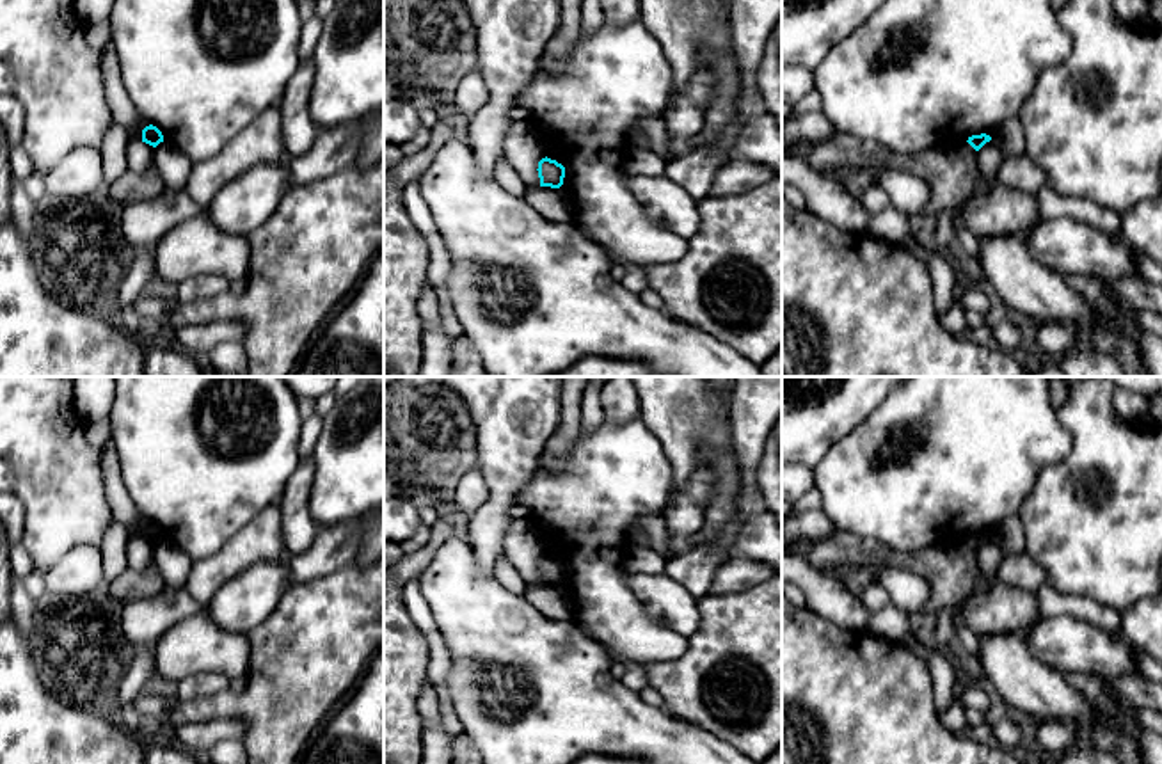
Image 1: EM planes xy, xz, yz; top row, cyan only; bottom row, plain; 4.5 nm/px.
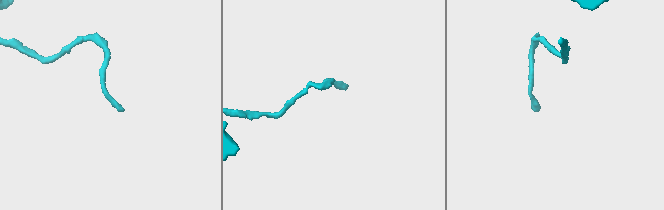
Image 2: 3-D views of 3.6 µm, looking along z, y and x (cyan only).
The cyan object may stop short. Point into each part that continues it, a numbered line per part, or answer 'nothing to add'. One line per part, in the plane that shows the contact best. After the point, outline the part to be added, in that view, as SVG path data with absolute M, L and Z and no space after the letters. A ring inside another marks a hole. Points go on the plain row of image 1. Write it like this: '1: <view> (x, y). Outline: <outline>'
nothing to add

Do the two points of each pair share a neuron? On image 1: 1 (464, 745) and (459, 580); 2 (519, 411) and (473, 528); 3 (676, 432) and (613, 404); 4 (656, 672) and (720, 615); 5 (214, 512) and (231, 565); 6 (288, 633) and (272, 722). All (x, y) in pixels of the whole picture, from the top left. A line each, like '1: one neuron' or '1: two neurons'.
1: two neurons
2: one neuron
3: two neurons
4: one neuron
5: two neurons
6: one neuron

